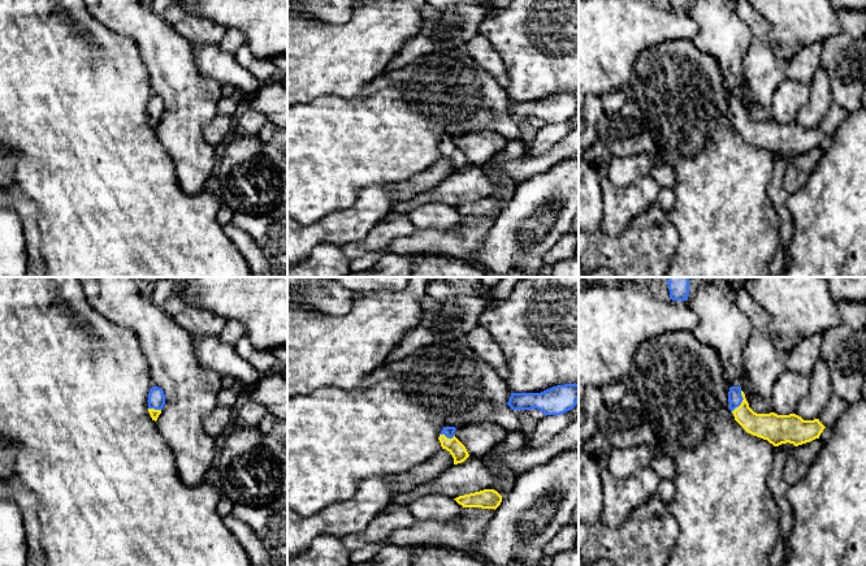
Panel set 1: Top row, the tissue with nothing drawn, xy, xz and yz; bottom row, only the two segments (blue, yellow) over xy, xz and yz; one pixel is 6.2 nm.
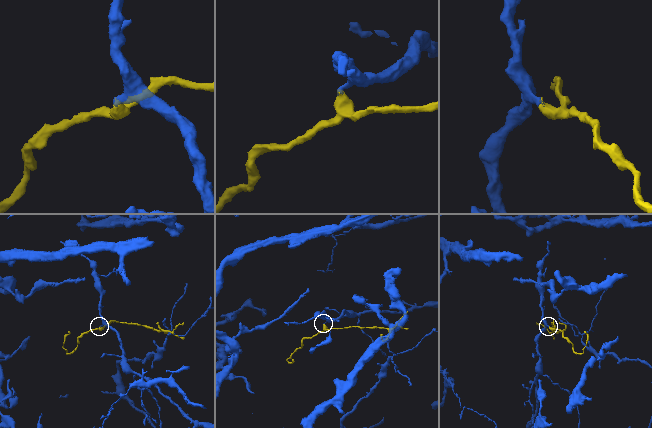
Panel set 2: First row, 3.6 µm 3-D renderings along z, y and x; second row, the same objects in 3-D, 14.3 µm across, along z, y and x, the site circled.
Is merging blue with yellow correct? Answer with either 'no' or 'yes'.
yes

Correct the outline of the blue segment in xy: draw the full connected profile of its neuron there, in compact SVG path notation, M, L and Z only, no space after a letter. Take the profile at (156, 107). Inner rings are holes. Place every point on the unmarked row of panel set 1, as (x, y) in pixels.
M152 95L148 101L148 121L152 126L152 129L157 129L159 124L161 122L161 118L165 113L165 103L164 99L159 95Z

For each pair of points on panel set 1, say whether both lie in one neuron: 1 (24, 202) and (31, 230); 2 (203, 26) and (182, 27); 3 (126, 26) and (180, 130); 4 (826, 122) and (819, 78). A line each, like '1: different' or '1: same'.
1: same
2: same
3: same
4: different

